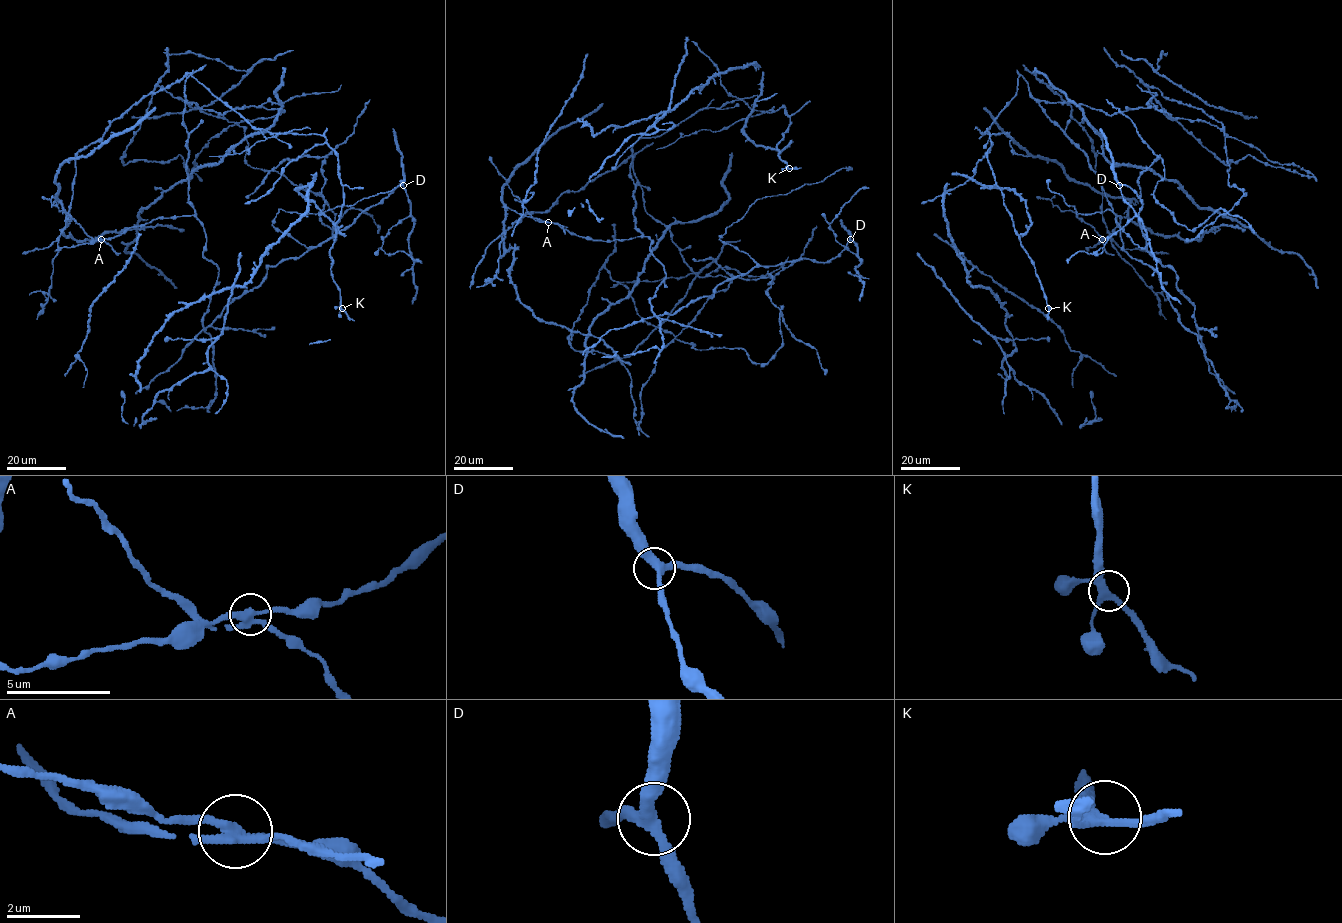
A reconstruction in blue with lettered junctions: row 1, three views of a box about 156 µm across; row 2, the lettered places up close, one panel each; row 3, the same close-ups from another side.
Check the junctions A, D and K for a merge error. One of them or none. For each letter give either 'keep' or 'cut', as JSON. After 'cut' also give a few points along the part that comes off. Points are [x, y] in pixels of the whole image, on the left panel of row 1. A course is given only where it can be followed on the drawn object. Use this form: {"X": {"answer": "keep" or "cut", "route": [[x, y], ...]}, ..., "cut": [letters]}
{"A": {"answer": "cut", "route": [[101, 240], [94, 241], [64, 211], [59, 211], [42, 196]]}, "D": {"answer": "keep"}, "K": {"answer": "keep"}, "cut": ["A"]}

